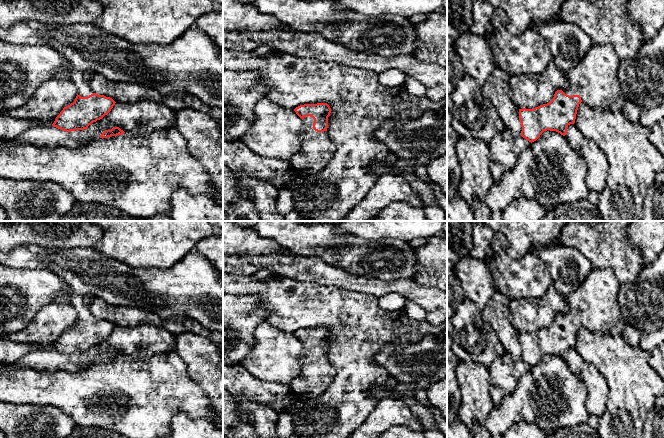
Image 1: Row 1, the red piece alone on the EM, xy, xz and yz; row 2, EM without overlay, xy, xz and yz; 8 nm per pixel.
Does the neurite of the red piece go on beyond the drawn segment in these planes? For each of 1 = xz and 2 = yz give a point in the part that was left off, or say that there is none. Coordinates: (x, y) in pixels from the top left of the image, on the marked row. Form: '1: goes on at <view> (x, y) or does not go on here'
1: goes on at xz (316, 150)
2: goes on at yz (594, 78)

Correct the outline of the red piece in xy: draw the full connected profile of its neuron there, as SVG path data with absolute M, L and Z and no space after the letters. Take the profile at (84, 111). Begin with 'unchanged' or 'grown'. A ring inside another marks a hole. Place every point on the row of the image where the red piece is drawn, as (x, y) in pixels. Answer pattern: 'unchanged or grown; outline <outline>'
grown; outline M0 39L0 112L22 107L41 84L63 70L70 72L77 96L73 103L63 108L52 126L66 132L84 130L111 111L116 102L110 97L94 93L90 87L94 74L92 71L73 69L68 61L51 47L14 44Z

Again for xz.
grown; outline M327 103L304 104L294 111L302 119L305 130L301 134L300 149L289 163L297 172L316 174L329 164L336 151L326 132L331 108Z

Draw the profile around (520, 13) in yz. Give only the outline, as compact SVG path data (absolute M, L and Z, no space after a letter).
M485 0L505 12L508 30L518 36L529 29L533 21L539 24L559 20L565 0Z

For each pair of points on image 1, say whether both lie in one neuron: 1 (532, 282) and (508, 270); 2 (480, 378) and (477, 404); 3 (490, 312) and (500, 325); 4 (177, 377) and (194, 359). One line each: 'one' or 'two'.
1: one
2: one
3: one
4: two

